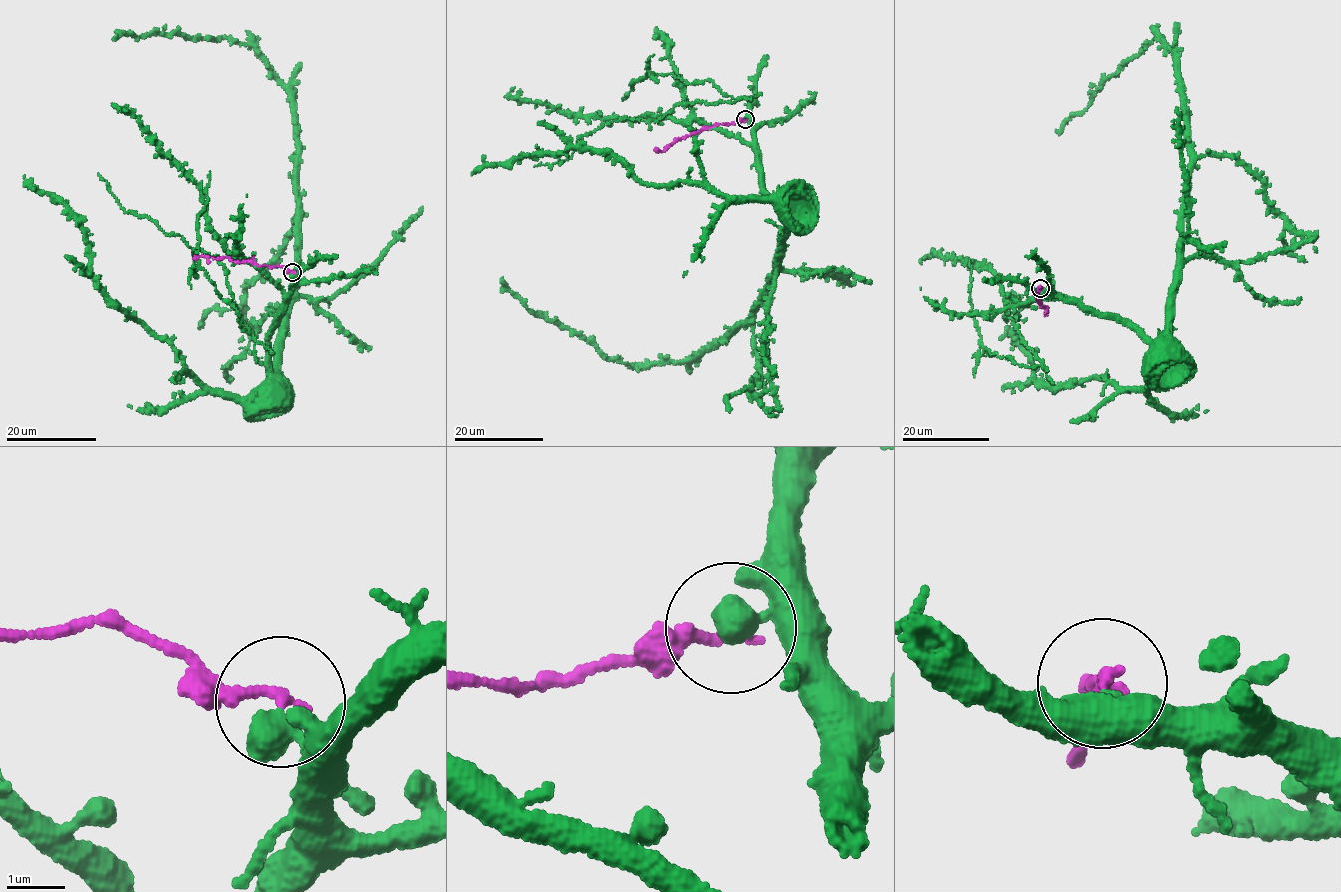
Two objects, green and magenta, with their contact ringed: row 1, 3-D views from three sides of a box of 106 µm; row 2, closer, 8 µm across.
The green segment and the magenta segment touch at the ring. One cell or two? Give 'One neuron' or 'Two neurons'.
Two neurons

